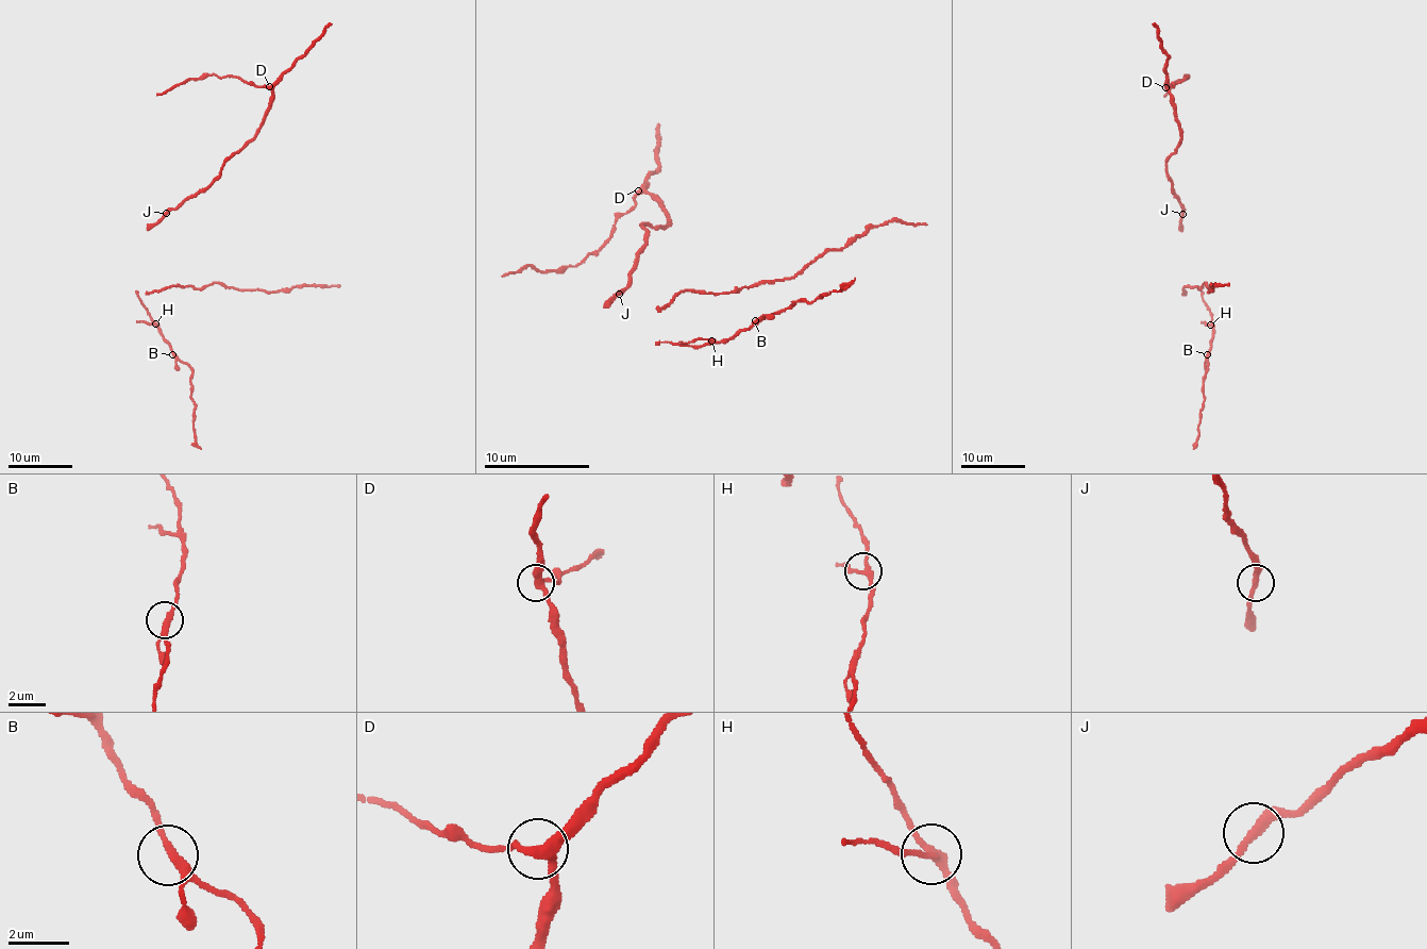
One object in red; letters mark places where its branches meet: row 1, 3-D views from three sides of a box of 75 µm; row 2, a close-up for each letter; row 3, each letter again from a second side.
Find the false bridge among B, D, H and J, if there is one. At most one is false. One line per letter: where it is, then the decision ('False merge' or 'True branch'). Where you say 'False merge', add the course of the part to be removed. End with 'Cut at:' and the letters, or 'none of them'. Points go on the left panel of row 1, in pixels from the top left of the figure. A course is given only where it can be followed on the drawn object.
B: Place: (172, 354). True branch
D: Place: (269, 86). True branch
H: Place: (155, 323). False merge
J: Place: (166, 213). True branch
Cut at: H

